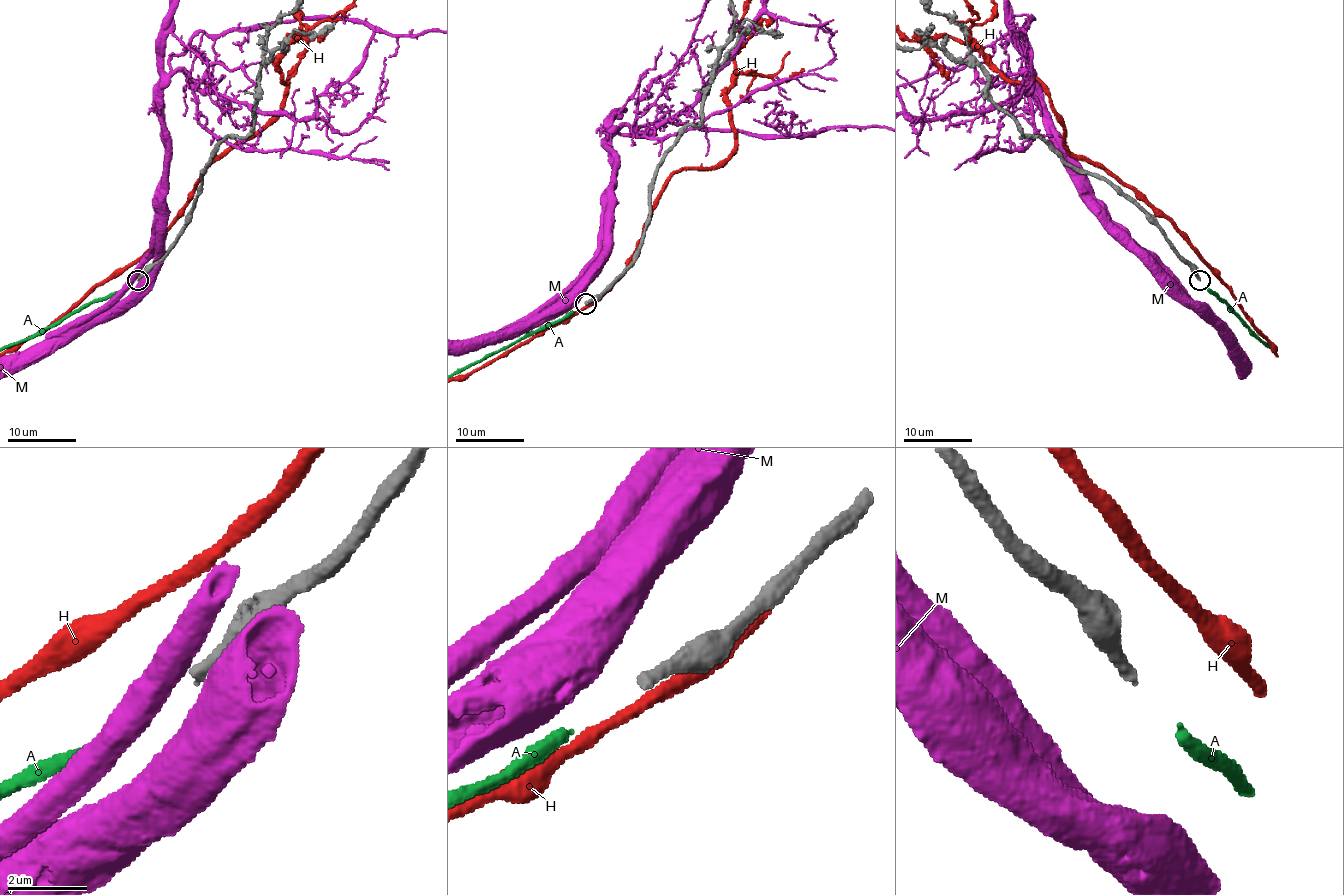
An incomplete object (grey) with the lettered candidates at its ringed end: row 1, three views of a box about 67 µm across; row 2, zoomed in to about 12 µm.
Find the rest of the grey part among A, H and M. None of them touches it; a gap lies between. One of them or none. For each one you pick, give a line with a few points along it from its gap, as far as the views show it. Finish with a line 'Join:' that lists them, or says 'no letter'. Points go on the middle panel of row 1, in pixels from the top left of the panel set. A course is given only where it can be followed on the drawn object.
Join: A

